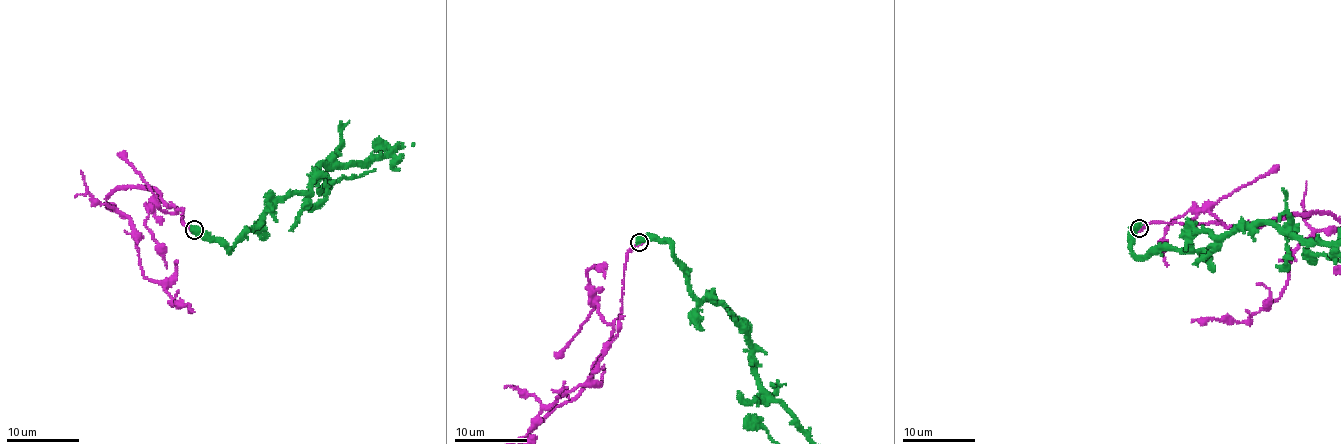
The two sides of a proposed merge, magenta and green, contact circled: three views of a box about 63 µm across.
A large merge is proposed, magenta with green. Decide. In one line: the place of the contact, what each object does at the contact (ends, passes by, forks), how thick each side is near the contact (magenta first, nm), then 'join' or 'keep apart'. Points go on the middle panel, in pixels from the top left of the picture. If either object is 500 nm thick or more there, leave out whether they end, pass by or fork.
(639, 242) | 400/750 nm | keep apart

